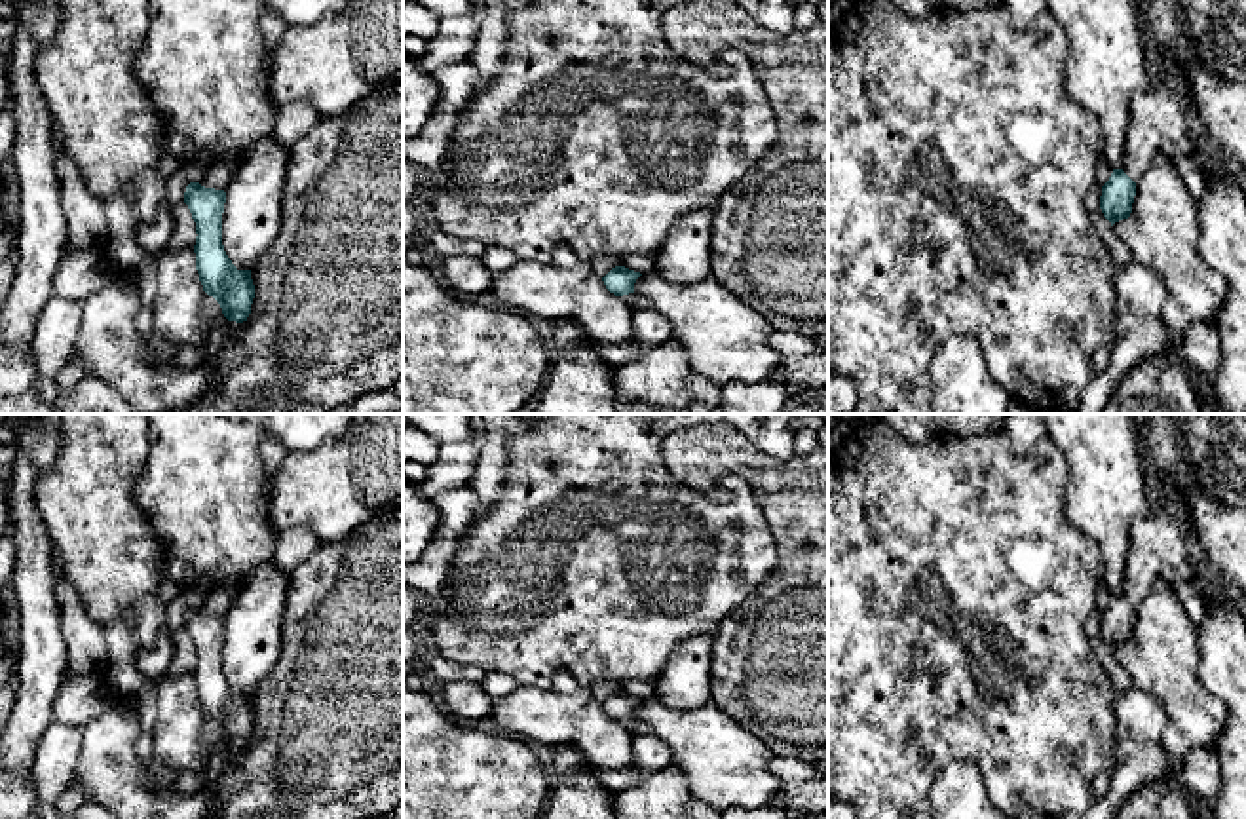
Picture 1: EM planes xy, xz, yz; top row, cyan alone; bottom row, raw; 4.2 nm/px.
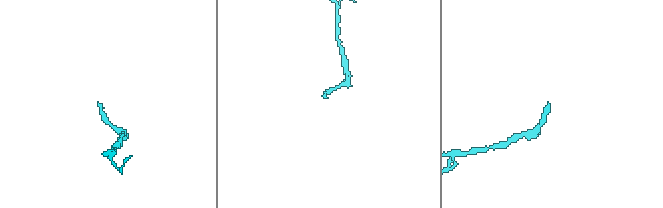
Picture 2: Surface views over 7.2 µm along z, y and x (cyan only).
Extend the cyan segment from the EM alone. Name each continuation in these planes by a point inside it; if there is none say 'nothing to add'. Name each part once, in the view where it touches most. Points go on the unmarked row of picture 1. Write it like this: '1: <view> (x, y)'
1: xz (635, 726)

